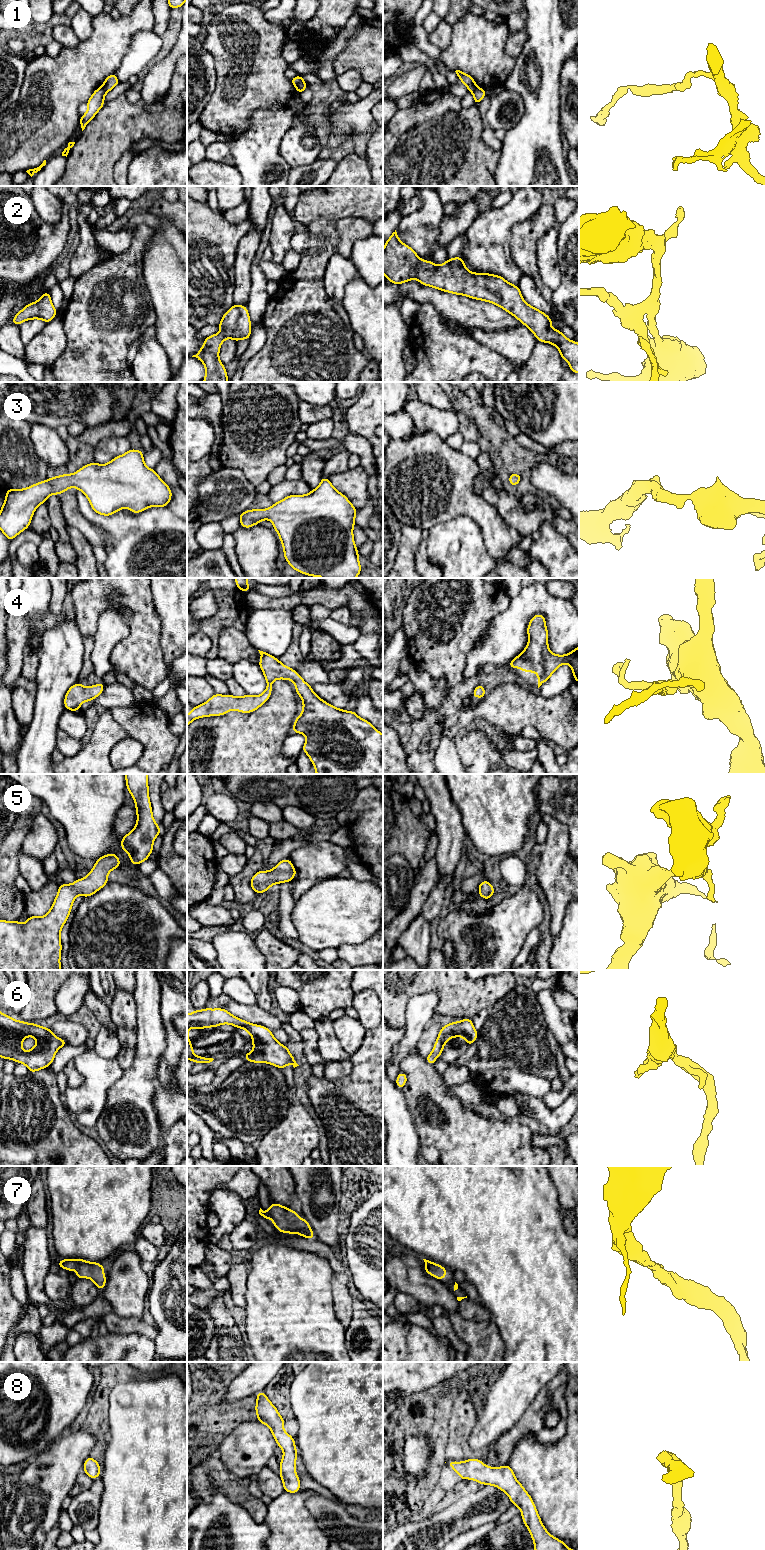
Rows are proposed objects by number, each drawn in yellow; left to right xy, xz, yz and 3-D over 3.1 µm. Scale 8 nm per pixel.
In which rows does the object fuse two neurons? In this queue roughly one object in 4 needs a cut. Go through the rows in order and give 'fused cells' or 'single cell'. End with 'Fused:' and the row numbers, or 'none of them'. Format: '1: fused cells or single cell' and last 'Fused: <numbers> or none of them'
1: fused cells
2: single cell
3: single cell
4: single cell
5: single cell
6: single cell
7: single cell
8: single cell
Fused: 1

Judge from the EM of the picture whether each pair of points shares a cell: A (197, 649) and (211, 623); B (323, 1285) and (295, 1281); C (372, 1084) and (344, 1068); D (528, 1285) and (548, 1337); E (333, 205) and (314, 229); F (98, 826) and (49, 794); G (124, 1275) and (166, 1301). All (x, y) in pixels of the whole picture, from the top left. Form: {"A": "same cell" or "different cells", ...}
{"A": "different cells", "B": "same cell", "C": "different cells", "D": "same cell", "E": "different cells", "F": "same cell", "G": "different cells"}

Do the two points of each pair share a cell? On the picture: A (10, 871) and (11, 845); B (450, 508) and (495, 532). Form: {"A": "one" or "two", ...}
{"A": "one", "B": "one"}

